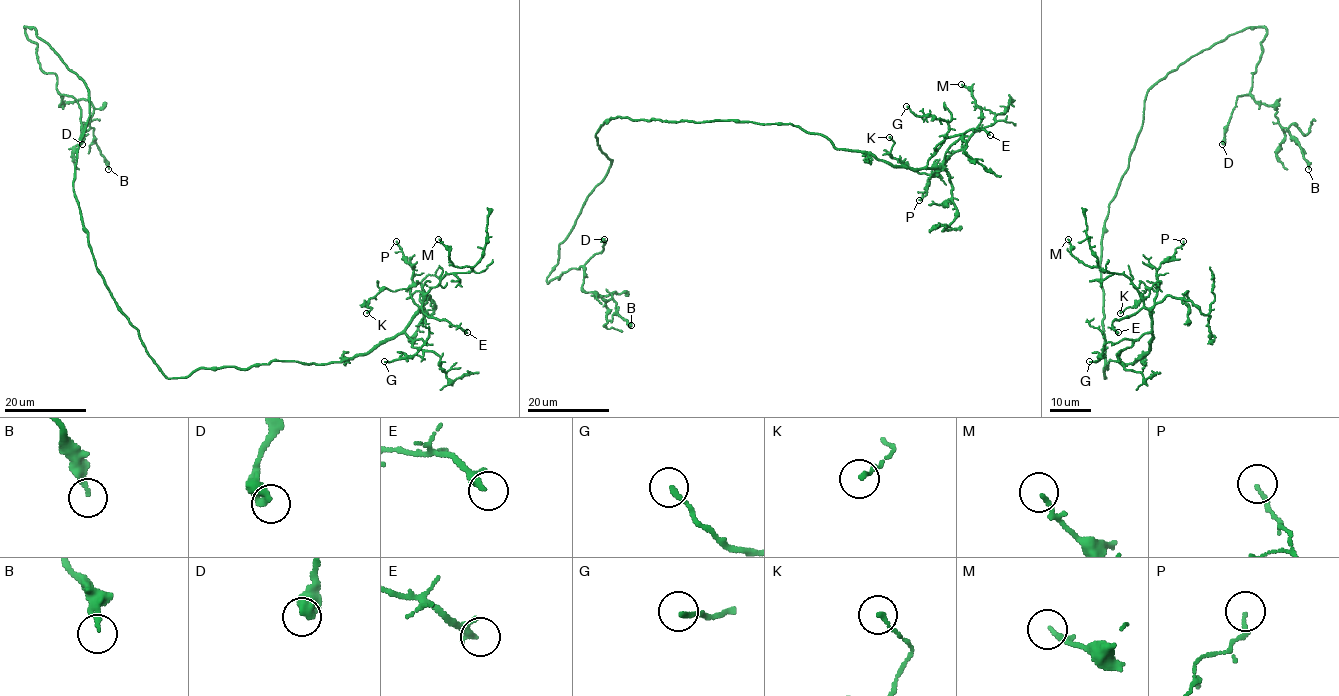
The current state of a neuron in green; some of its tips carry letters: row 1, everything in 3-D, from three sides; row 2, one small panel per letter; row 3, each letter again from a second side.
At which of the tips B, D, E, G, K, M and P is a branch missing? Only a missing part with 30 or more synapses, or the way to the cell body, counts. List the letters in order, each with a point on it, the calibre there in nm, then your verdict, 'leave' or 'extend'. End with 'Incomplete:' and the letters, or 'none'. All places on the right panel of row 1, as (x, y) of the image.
B: (1308, 169) | 180 nm | leave
D: (1222, 144) | 440 nm | leave
E: (1118, 332) | 190 nm | extend
G: (1089, 361) | 190 nm | leave
K: (1120, 313) | 160 nm | leave
M: (1068, 239) | 130 nm | leave
P: (1183, 241) | 140 nm | leave
Incomplete: E

